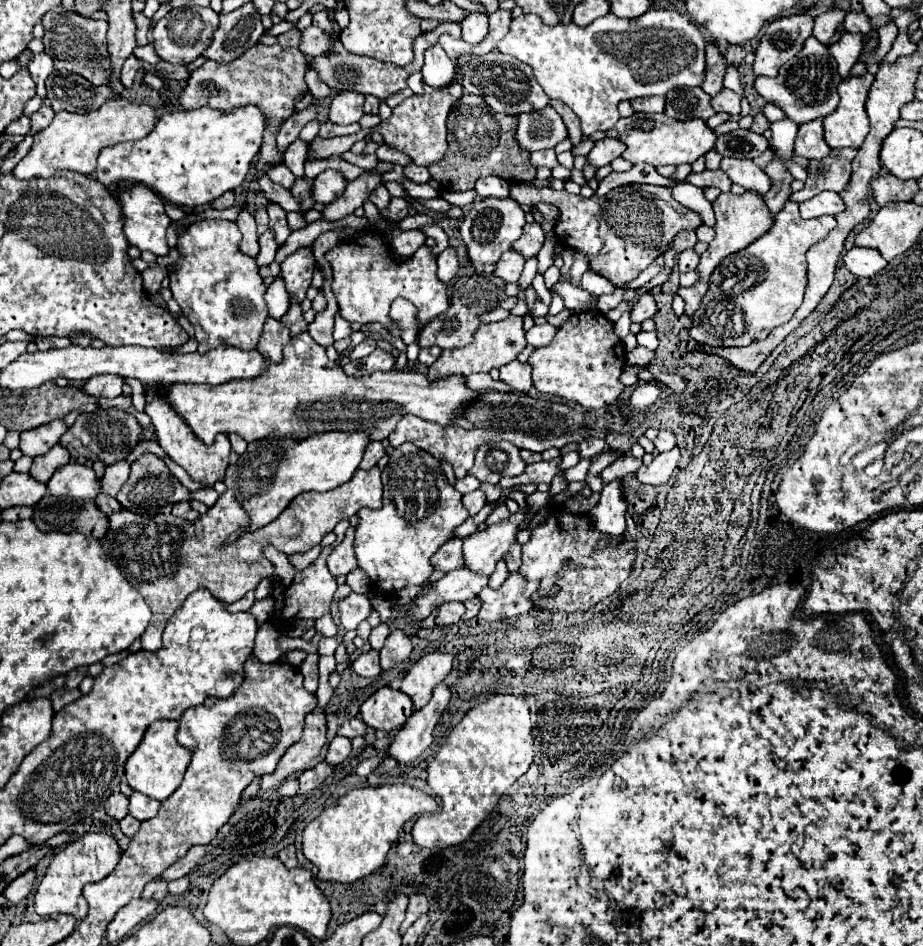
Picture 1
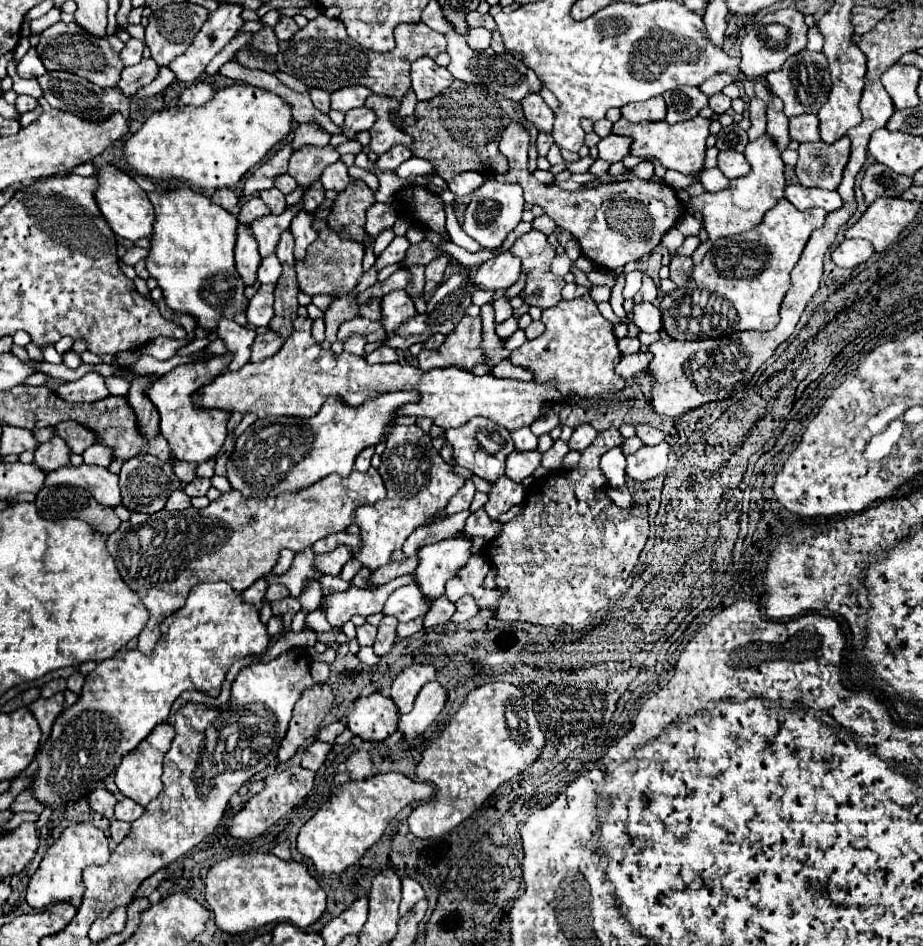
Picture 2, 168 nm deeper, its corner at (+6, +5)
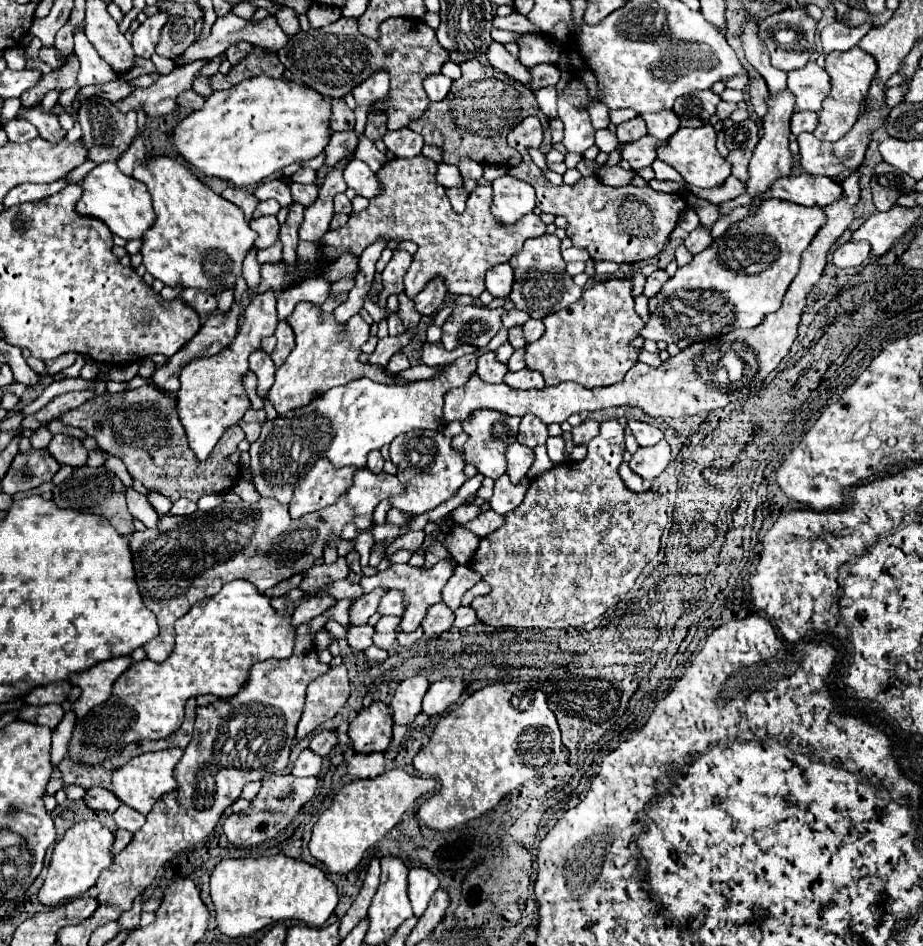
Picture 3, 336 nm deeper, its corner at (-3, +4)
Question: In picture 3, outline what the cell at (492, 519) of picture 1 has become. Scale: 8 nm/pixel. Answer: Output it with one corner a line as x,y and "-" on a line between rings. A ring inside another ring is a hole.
503,474
499,480
495,480
495,492
493,492
491,500
489,500
491,510
495,510
497,514
507,514
507,512
515,510
523,502
523,496
527,494
529,482
531,480
527,478
527,482
511,484
509,476

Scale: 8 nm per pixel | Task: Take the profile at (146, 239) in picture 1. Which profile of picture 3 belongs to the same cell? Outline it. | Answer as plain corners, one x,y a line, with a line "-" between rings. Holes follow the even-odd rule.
103,162
95,166
81,182
83,196
77,204
77,212
83,216
95,216
103,220
109,230
125,240
139,240
147,232
147,228
155,222
155,212
151,204
151,196
143,182
133,176
125,176
115,162

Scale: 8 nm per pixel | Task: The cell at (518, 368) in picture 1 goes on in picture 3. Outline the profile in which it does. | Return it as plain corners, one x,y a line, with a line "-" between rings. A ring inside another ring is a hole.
523,368
523,370
517,370
517,372
507,372
505,374
505,384
509,384
511,388
517,388
517,390
543,388
545,386
543,376
535,370
529,370
529,368

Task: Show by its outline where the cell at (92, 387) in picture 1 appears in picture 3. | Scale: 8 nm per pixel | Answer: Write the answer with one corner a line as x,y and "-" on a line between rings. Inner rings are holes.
81,390
81,392
67,392
67,394
61,394
57,398
53,398
47,406
43,406
39,412
35,412
33,416
27,416
23,420
23,426
25,428
31,428
31,430
37,430
41,422
49,422
53,418
59,418
61,414
85,404
87,400
91,400
91,396
95,396
97,392
95,390

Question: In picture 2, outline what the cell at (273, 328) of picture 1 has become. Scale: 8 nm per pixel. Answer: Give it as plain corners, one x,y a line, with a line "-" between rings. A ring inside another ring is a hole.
268,331
266,335
256,335
254,343
252,343
252,355
250,361
262,361
268,359
272,355
276,355
282,347
282,339
278,339
278,335
272,335
272,331

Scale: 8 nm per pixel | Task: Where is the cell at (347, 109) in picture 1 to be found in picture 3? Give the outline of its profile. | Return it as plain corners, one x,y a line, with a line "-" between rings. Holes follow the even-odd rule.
375,72
371,78
361,82
351,90
357,106
375,106
379,100
385,100
389,92
389,74

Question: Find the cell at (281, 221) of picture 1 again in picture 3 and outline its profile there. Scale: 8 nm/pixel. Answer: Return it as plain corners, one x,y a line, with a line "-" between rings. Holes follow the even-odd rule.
269,180
261,186
255,188
255,196
259,200
269,200
269,198
275,198
281,206
289,206
291,204
291,192
289,192
289,186
281,180

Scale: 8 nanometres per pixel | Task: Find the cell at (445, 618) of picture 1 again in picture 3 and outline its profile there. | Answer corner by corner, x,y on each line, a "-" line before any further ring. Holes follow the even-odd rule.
439,602
429,608
425,620
421,622
421,628
425,630
425,634
441,634
453,626
453,620
455,620
453,610
445,608
445,604

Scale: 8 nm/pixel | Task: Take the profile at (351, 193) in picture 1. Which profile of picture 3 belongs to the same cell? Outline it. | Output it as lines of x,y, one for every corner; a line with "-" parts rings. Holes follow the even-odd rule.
409,128
391,130
383,136
383,142
389,144
389,150
399,158
413,158
419,156
423,150
423,138

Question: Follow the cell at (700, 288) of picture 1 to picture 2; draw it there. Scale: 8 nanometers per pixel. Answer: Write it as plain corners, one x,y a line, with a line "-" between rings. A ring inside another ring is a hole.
672,253
672,263
670,263
670,279
672,279
678,287
682,287
682,283
686,283
686,279
688,279
690,267
694,267
692,257
684,257
684,255

